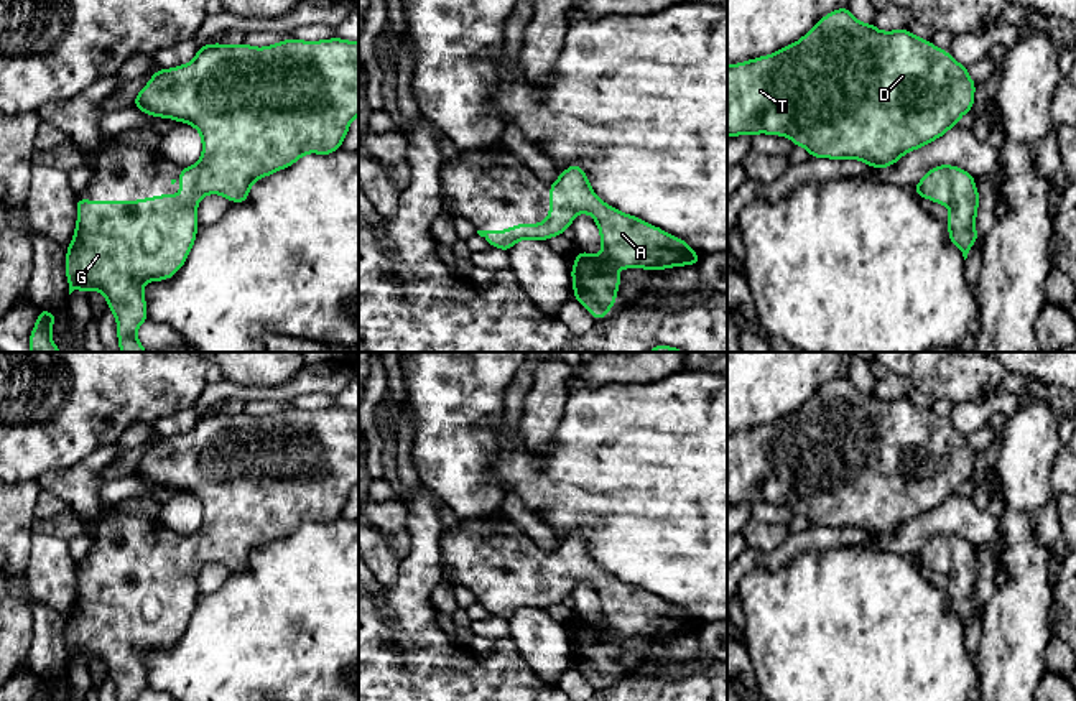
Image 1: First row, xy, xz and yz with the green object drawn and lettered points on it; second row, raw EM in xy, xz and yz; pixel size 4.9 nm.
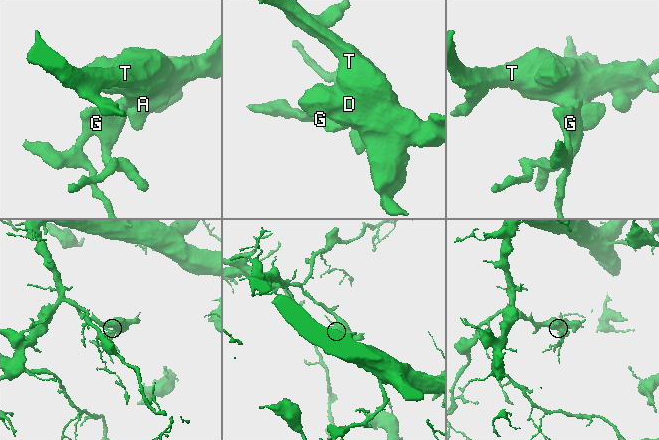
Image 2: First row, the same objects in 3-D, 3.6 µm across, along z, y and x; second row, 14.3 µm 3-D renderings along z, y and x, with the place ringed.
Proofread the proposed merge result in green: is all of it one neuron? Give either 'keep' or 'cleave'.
keep

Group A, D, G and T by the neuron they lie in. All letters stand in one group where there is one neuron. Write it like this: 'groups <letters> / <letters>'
groups A D G T

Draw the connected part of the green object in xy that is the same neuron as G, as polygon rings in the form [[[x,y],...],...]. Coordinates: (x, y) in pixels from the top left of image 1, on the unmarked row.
[[[290,406],[267,416],[204,413],[188,433],[158,438],[138,461],[133,476],[148,484],[173,487],[197,497],[202,507],[201,528],[179,540],[181,563],[161,563],[140,569],[77,568],[77,592],[66,622],[69,663],[99,658],[117,686],[117,701],[137,701],[148,689],[143,653],[169,648],[183,637],[199,596],[196,578],[206,563],[222,563],[230,571],[245,571],[250,555],[296,532],[306,522],[331,523],[342,515],[350,490],[359,484],[359,410],[331,406],[301,410]]]

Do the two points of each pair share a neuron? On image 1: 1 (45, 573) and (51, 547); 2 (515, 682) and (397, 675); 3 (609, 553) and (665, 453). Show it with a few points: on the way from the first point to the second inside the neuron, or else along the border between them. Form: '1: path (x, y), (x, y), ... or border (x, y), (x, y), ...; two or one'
1: path (50, 566), (50, 553); one
2: path (486, 682), (426, 682); one
3: path (637, 525), (644, 512), (645, 471); one

